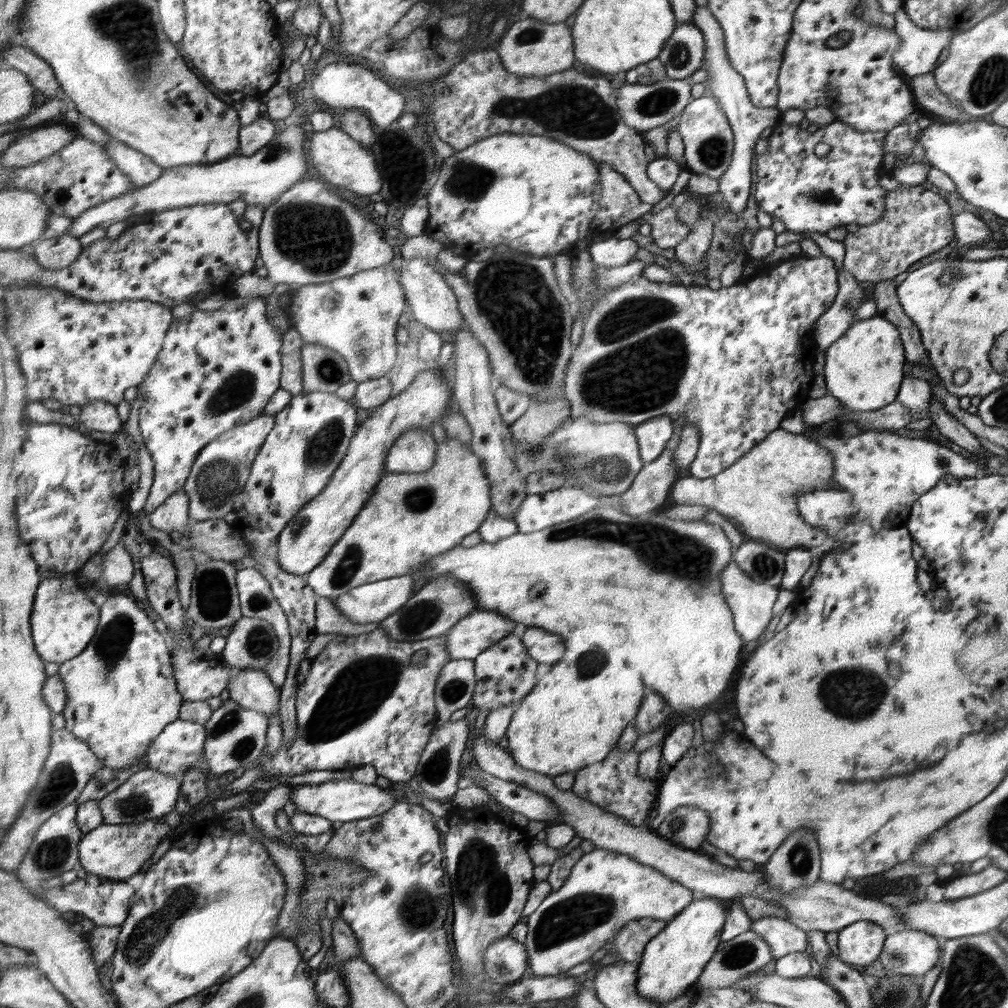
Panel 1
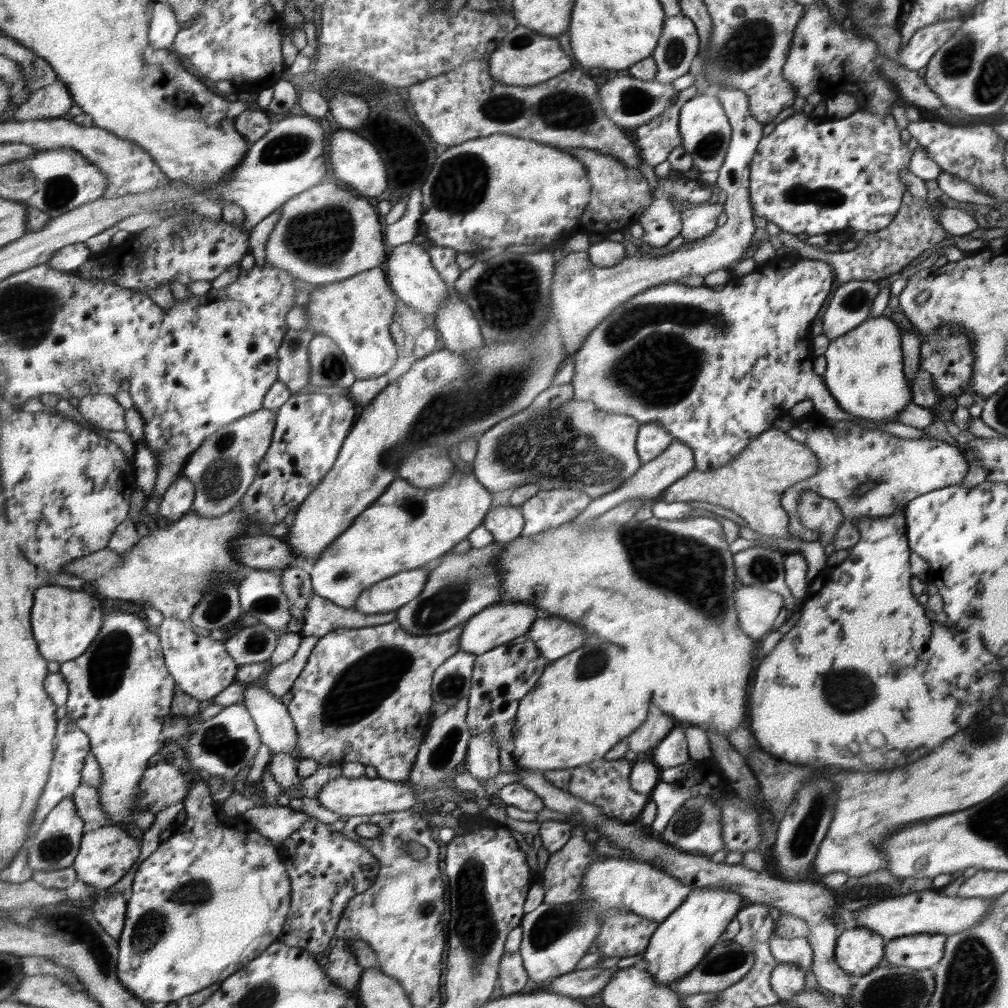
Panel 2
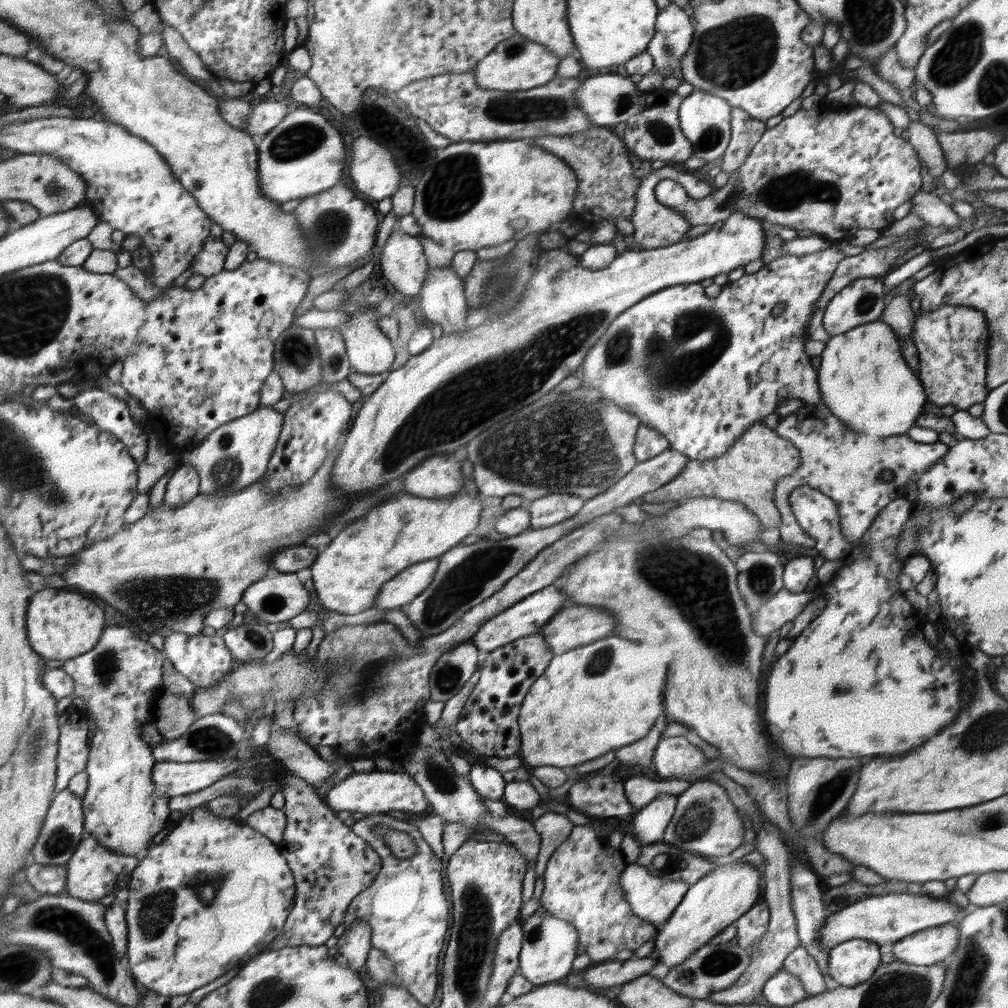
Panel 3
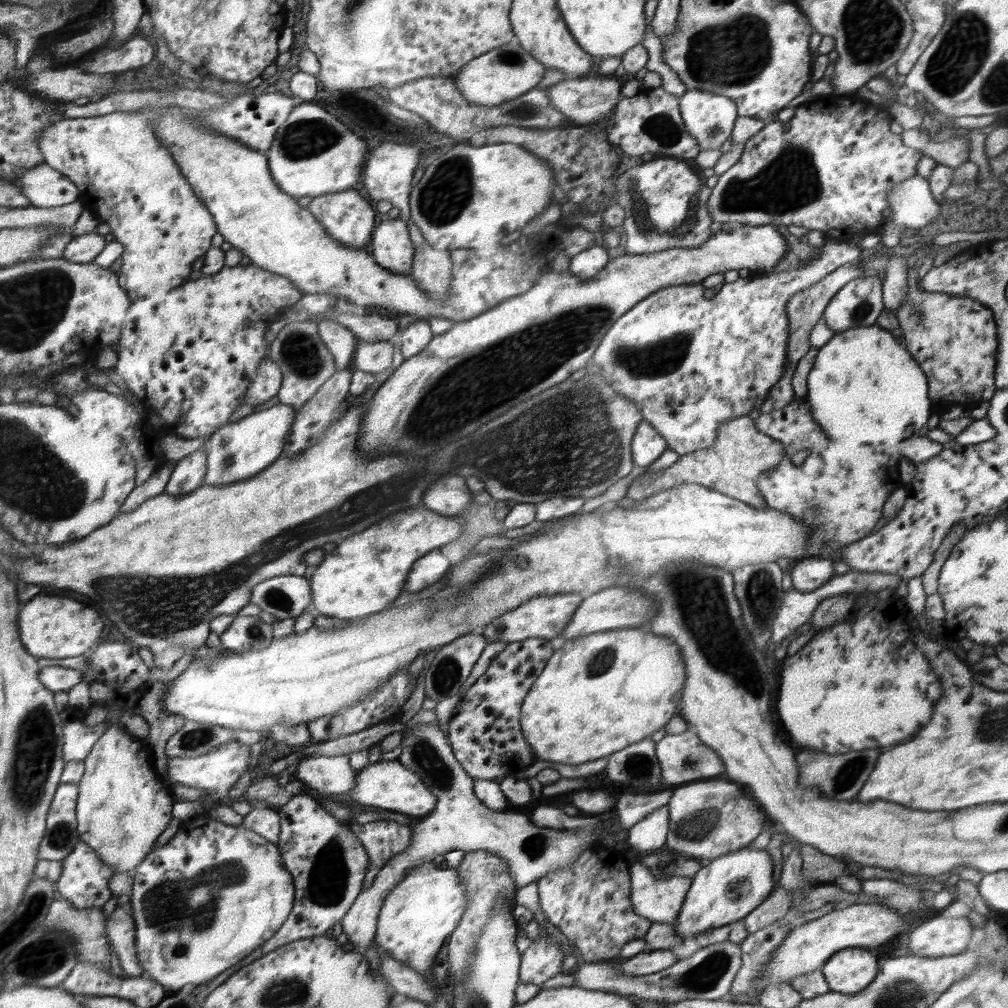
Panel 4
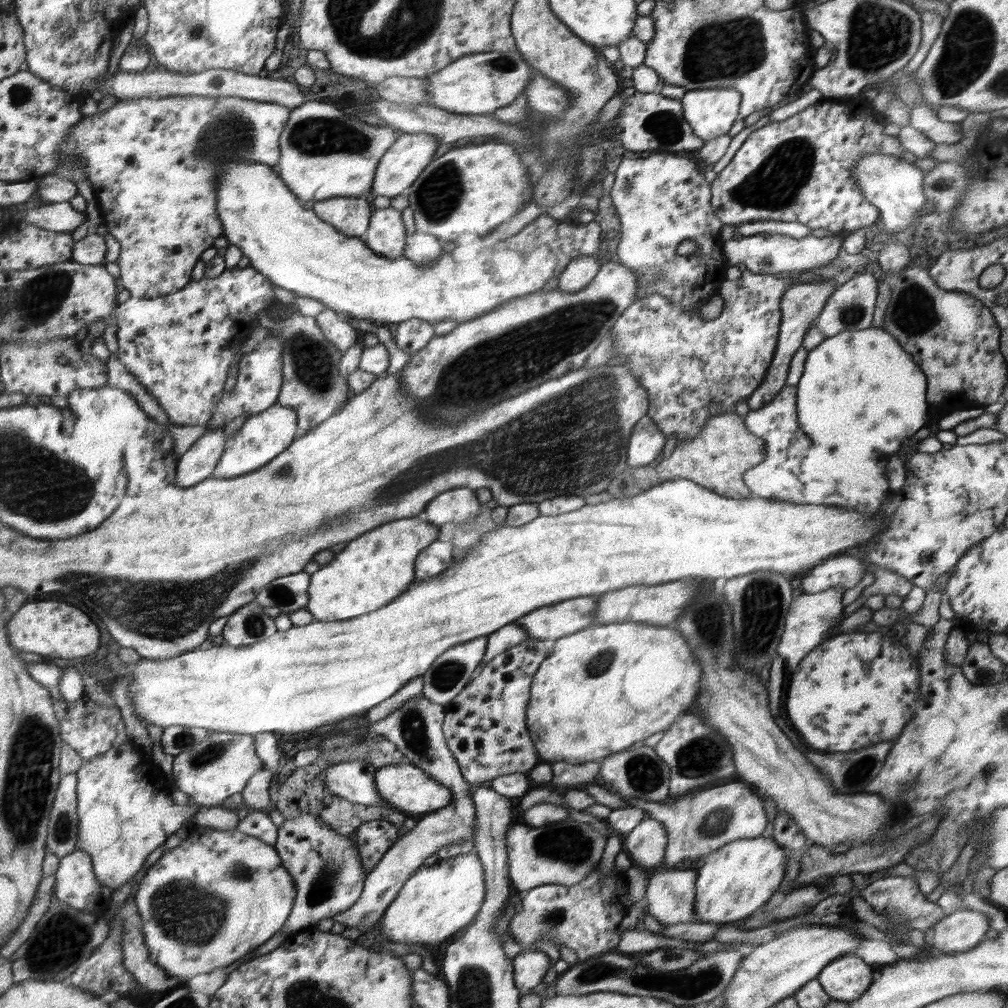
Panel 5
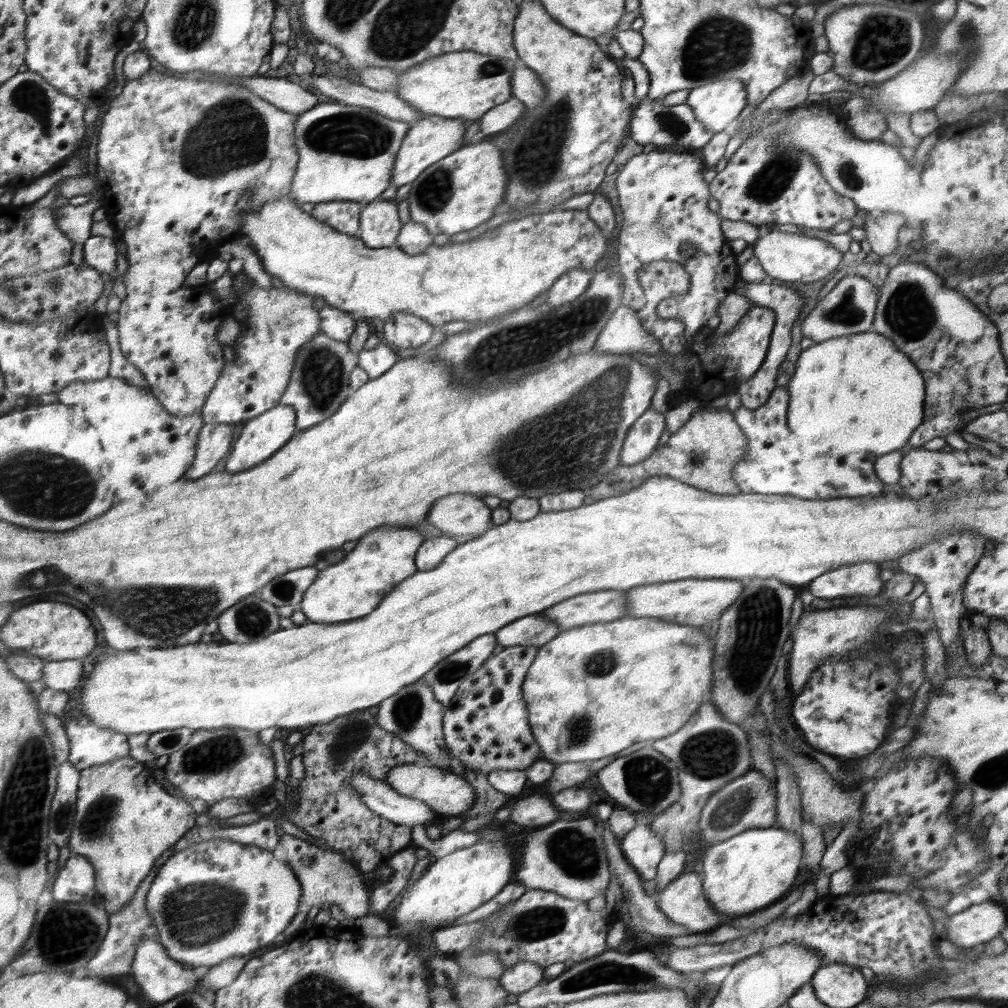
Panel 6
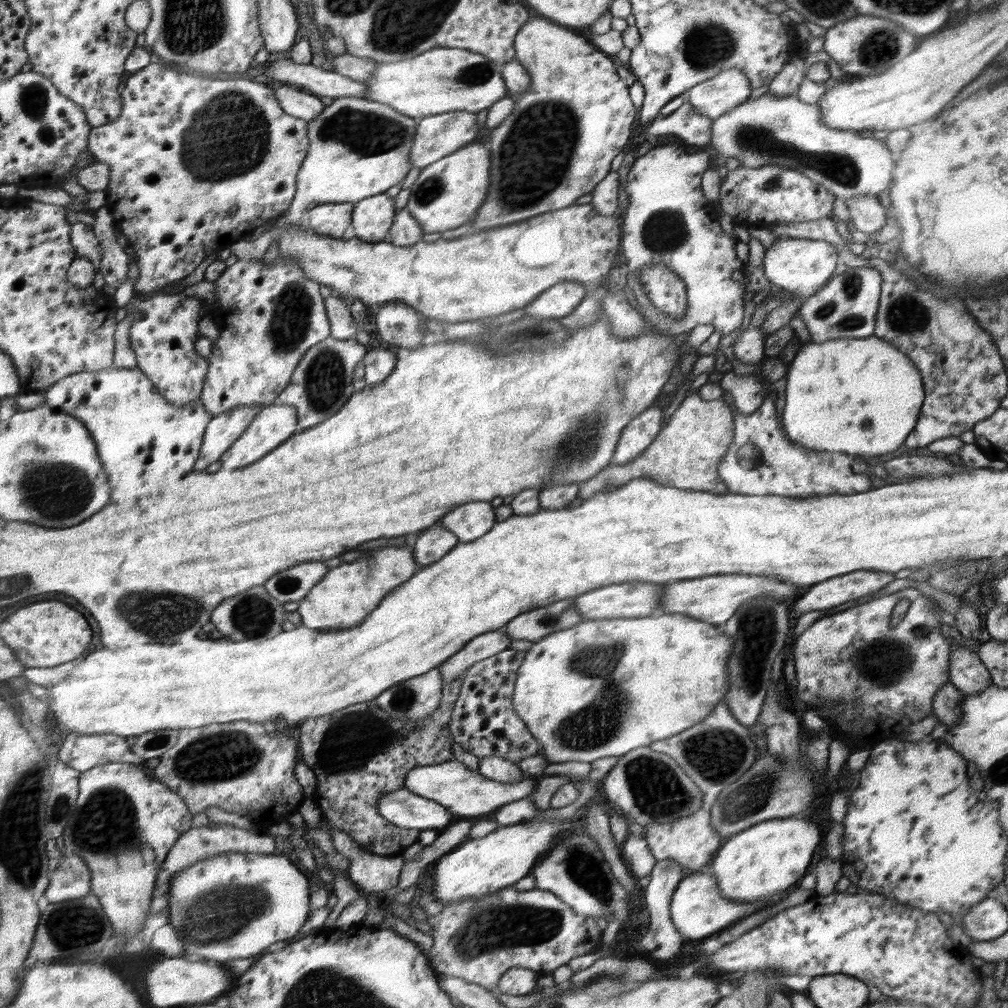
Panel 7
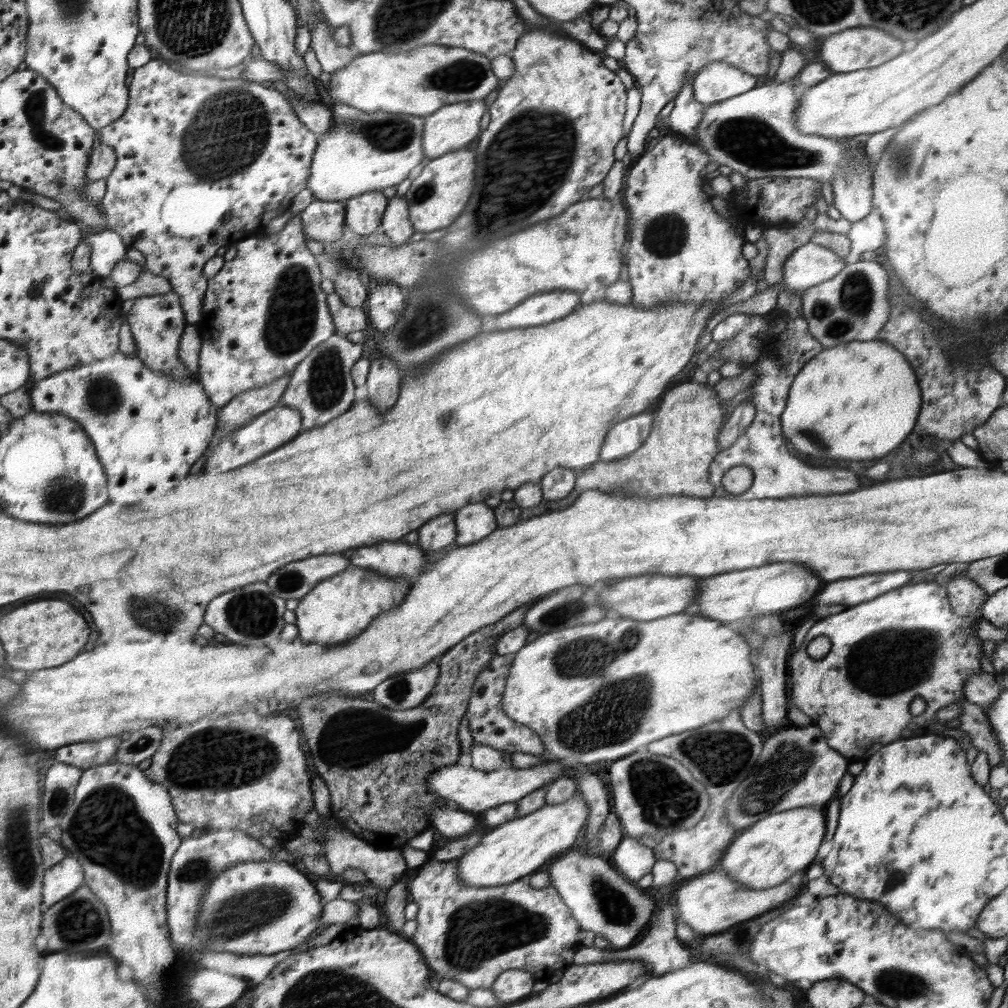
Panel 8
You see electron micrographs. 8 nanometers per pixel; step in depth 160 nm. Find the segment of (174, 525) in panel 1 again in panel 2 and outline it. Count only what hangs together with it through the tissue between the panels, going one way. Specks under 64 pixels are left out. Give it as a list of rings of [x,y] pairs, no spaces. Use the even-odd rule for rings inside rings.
[[[181,476],[168,487],[159,504],[158,516],[176,522],[183,518],[192,507],[195,500],[195,484]]]

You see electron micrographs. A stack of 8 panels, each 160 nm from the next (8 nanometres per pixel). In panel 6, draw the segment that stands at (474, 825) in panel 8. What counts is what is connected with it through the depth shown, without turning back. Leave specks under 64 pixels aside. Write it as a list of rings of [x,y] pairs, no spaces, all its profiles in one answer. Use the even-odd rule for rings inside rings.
[[[356,773],[350,780],[352,789],[358,797],[363,798],[364,805],[383,820],[394,824],[404,824],[410,828],[416,824],[428,826],[442,818],[422,800],[402,796],[383,780]]]

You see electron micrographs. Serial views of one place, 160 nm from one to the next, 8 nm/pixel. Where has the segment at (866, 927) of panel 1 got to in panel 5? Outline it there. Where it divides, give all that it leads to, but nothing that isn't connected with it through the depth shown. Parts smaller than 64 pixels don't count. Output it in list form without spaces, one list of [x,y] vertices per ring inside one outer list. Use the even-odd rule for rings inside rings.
[[[846,954],[828,963],[816,980],[830,999],[850,1002],[868,990],[875,976],[876,969],[869,967],[860,957]]]

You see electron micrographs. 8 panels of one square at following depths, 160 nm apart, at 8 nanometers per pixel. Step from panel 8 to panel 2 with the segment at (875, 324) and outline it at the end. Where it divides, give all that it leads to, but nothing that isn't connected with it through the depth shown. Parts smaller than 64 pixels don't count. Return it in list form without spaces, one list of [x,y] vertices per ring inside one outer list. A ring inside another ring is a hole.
[[[851,280],[841,284],[834,291],[828,311],[822,318],[823,335],[831,341],[869,320],[879,290],[872,280]]]

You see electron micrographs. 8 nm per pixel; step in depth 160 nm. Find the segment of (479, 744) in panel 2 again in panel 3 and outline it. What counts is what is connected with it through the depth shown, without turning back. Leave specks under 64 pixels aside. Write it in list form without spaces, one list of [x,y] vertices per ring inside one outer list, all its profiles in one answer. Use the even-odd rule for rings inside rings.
[[[482,761],[472,763],[470,782],[478,795],[489,800],[503,800],[507,782],[494,767],[489,767]]]

